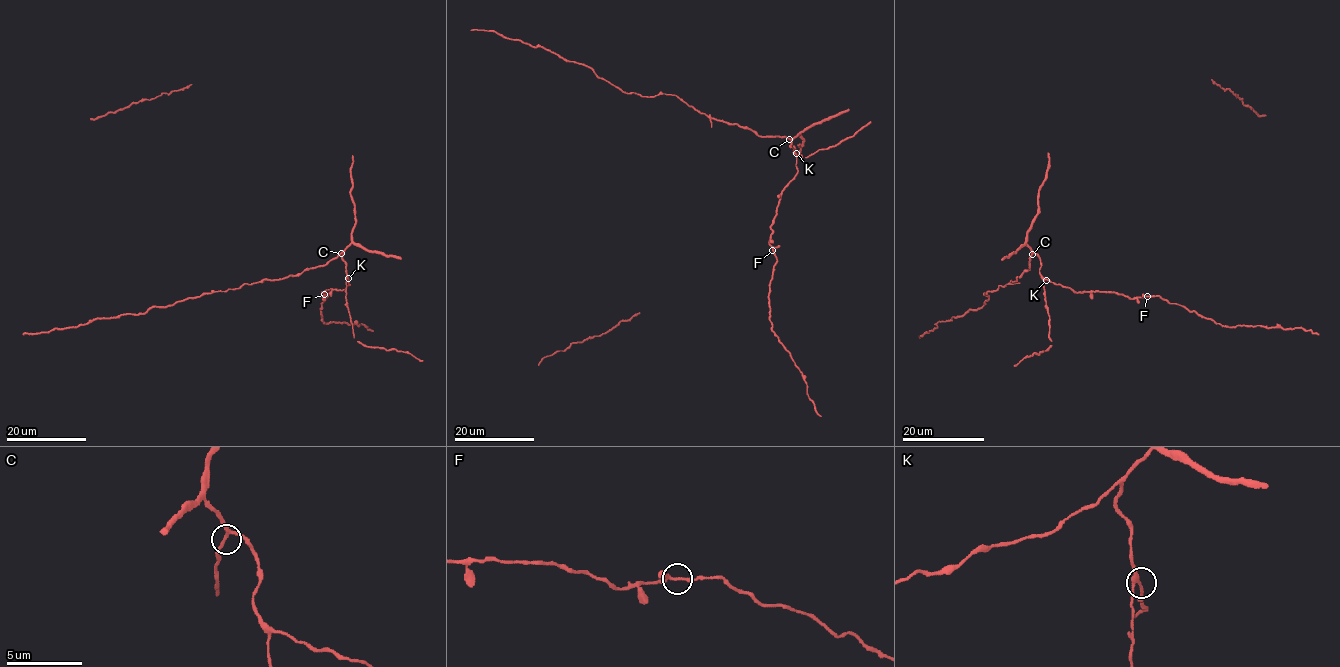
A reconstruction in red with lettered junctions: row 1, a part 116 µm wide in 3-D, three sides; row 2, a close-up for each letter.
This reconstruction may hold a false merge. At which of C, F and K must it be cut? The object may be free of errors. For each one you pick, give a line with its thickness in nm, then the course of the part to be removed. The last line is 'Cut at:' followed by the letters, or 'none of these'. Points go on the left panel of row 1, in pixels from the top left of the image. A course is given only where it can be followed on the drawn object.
Cut at: none of these

